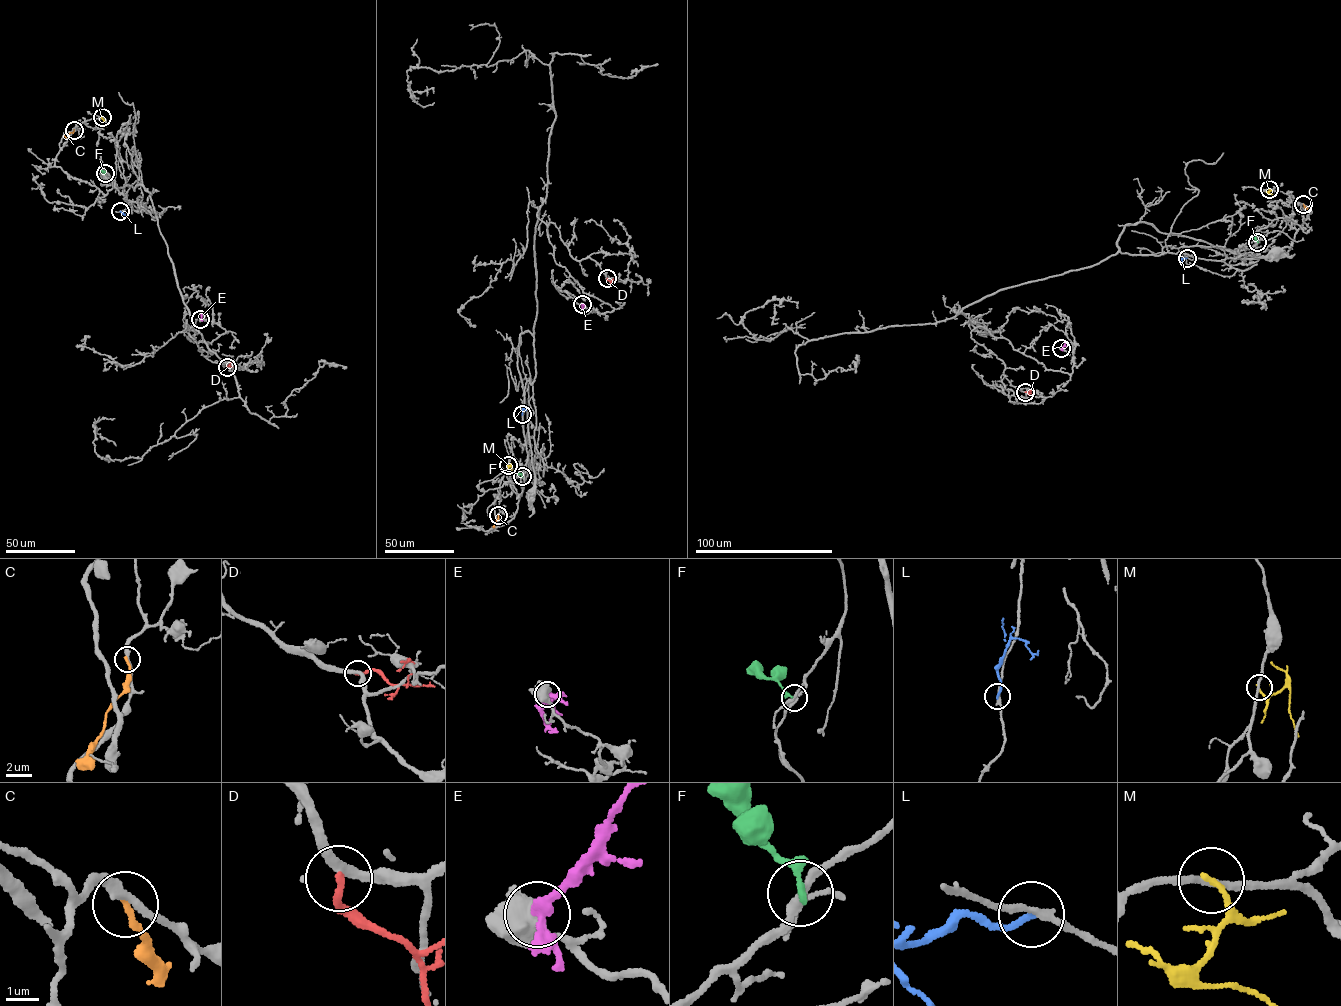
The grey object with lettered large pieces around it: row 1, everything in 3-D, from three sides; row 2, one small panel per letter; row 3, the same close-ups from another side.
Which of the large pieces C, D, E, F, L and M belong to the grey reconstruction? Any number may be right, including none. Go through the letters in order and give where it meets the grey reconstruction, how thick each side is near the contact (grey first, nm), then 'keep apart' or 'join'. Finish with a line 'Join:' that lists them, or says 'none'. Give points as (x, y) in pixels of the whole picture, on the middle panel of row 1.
C: contact (498, 515); calibres 260 and 200 nm; keep apart
D: contact (607, 278); calibres 280 and 200 nm; keep apart
E: contact (582, 304); calibres 500 and 280 nm; keep apart
F: contact (522, 476); calibres 240 and 240 nm; keep apart
L: contact (522, 414); calibres 200 and 160 nm; keep apart
M: contact (508, 465); calibres 180 and 160 nm; keep apart
Join: none

